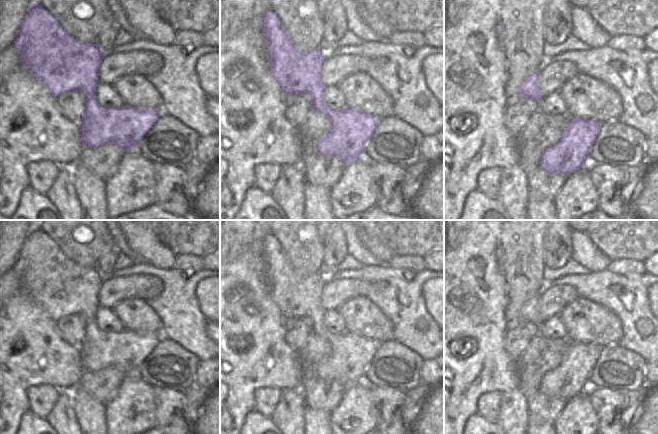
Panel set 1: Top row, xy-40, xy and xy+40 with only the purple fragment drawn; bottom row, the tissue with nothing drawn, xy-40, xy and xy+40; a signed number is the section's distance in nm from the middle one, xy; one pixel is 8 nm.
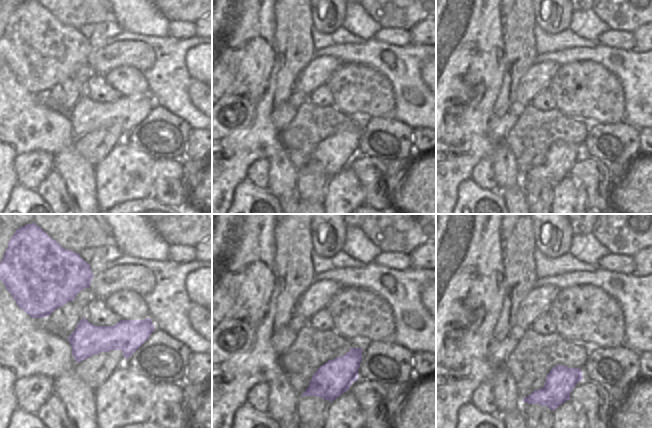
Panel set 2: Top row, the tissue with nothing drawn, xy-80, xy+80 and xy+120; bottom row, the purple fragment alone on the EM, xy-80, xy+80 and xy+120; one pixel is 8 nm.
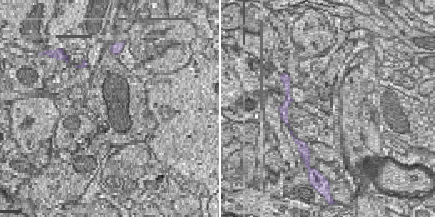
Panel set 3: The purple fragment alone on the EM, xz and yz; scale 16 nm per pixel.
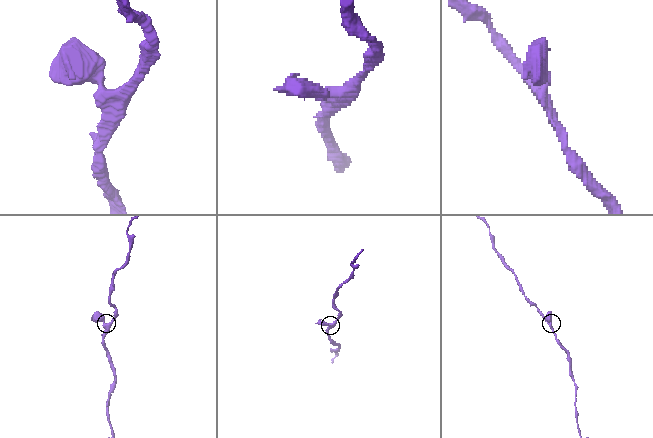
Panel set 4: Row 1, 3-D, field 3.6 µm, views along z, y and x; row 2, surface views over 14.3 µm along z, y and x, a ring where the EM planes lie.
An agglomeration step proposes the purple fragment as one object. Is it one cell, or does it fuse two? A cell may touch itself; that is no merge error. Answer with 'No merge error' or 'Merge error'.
No merge error.

